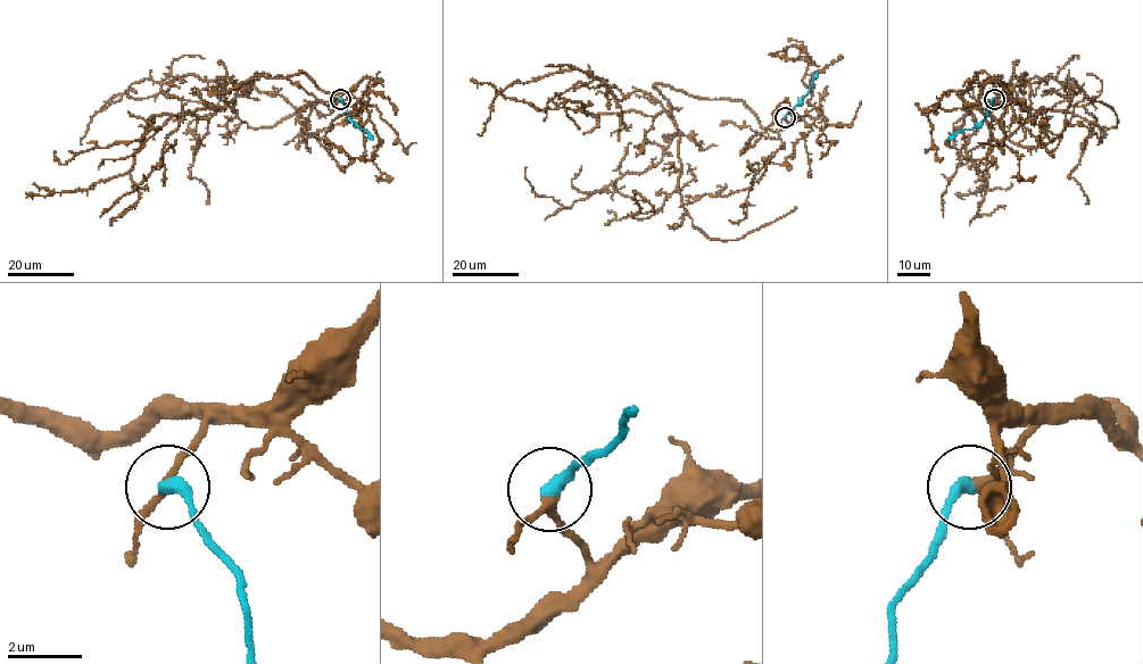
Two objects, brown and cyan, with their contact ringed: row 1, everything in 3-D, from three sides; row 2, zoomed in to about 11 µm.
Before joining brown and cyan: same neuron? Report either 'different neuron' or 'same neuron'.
same neuron

